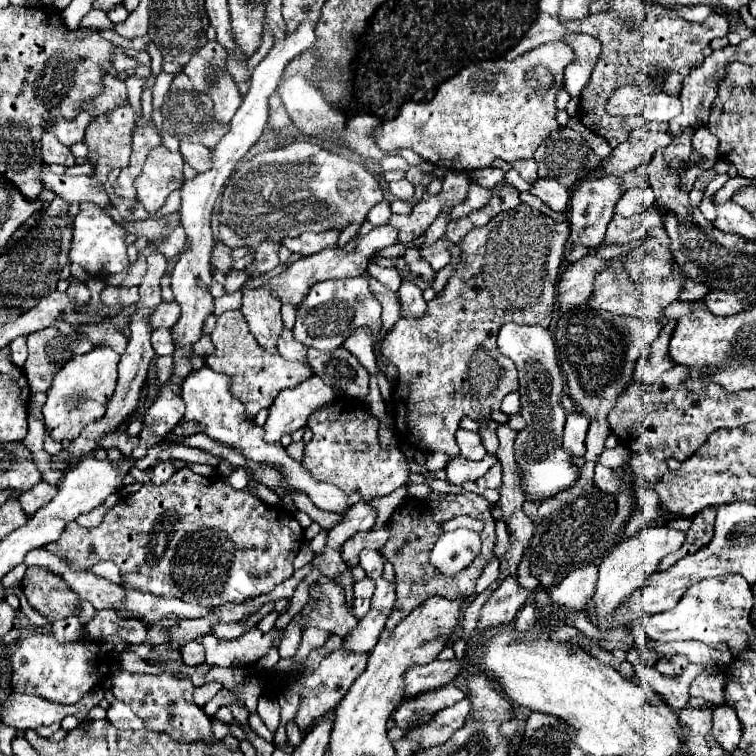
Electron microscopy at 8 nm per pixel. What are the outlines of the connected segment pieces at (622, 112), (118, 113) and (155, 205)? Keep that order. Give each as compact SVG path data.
M637 86L617 88L615 94L607 102L607 112L611 116L629 116L639 114L645 120L669 122L681 110L681 102L677 98L669 98L667 94L645 94Z
M131 106L97 116L87 126L83 142L89 148L89 162L97 168L97 178L105 178L113 168L129 166L133 126L135 110Z
M163 144L153 148L149 154L147 154L147 160L145 160L145 166L141 170L141 174L137 176L135 180L135 190L137 190L137 202L141 202L145 206L145 210L149 214L155 214L163 204L165 204L165 198L181 188L183 184L183 158L179 152L169 152Z

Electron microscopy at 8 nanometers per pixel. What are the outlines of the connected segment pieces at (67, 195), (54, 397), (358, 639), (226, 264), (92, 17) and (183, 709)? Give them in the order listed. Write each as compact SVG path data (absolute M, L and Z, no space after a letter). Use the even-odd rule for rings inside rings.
M47 164L41 166L41 180L45 188L53 190L67 202L97 202L99 206L109 206L107 192L101 182L93 176L69 176L53 174Z
M97 346L93 352L71 358L59 374L53 378L53 384L47 392L47 402L43 404L43 420L47 432L53 440L75 440L85 426L97 422L105 416L105 408L113 396L117 382L117 364L119 354L111 348Z
M369 610L361 622L357 624L357 628L353 628L343 642L343 648L353 650L353 652L371 652L379 640L379 634L383 632L385 622L389 620L391 612L377 612L377 610Z
M215 244L213 252L211 252L211 264L221 270L223 274L227 274L233 266L233 260L229 258L229 248L225 244Z
M91 10L83 20L81 20L83 26L91 26L91 28L97 28L97 30L115 30L113 28L113 22L107 18L107 14L103 10Z
M115 670L111 674L113 682L113 696L127 706L133 708L135 714L147 720L147 730L153 732L167 732L169 728L179 728L183 736L189 740L201 740L211 742L211 720L207 714L195 706L193 702L193 690L195 686L189 680L179 680L171 674L133 674L125 670Z

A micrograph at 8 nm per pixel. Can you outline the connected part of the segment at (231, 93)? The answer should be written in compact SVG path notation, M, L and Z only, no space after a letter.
M225 72L219 74L217 82L211 88L209 96L211 96L213 104L215 104L213 106L213 110L215 110L215 116L213 116L215 122L221 124L221 126L229 124L231 118L233 118L233 114L241 106L241 100L243 100L243 96L241 96L235 80L231 76L227 76Z

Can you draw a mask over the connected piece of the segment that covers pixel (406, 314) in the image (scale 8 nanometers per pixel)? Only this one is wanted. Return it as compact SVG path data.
M403 280L401 288L399 288L399 298L401 298L401 316L403 318L419 318L425 312L425 300L423 300L423 292L417 284Z

